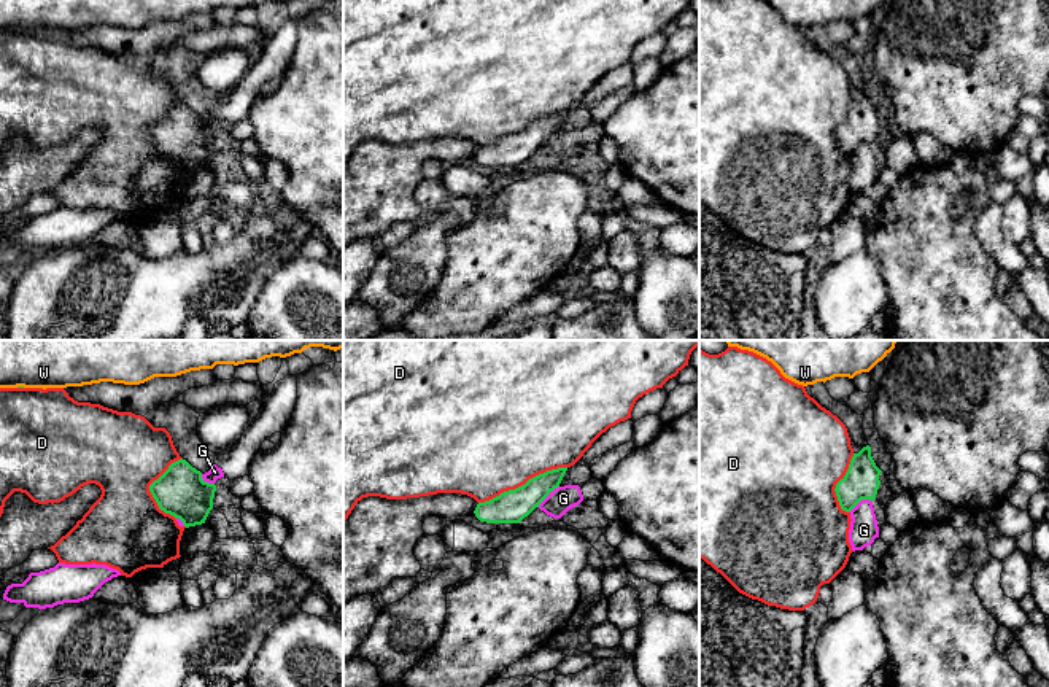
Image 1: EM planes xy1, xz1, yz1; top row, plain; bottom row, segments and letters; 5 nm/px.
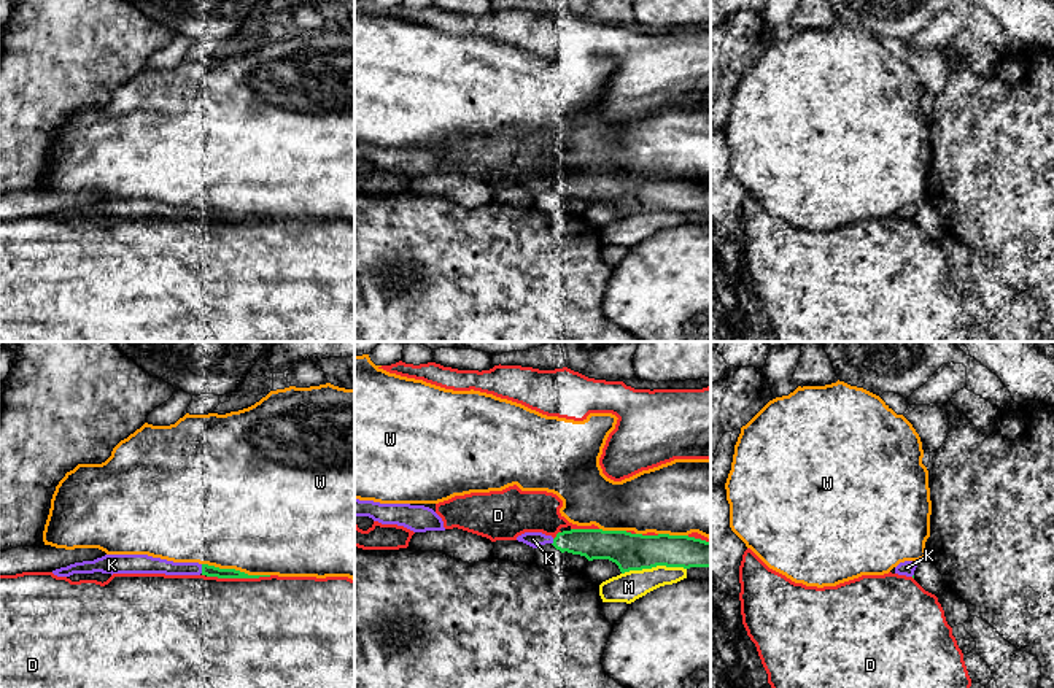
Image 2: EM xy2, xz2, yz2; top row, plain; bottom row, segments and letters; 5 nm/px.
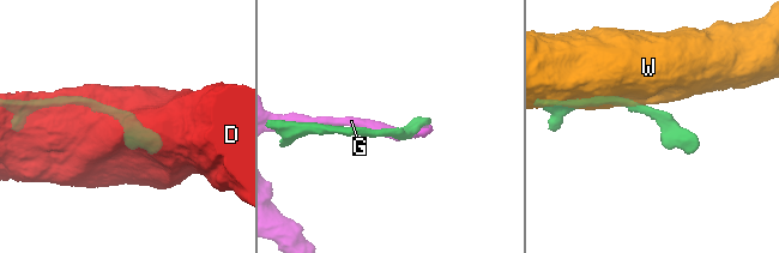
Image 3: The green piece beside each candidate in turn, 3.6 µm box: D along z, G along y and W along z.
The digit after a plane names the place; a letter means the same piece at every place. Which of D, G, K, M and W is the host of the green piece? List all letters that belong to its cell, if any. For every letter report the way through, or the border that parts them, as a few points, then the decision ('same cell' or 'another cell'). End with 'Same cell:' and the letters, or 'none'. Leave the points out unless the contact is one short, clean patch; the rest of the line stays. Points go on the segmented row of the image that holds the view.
D: another cell
G: border along xz1 (558, 485), (538, 506); another cell
K: same cell
M: another cell
W: another cell
Same cell: K

